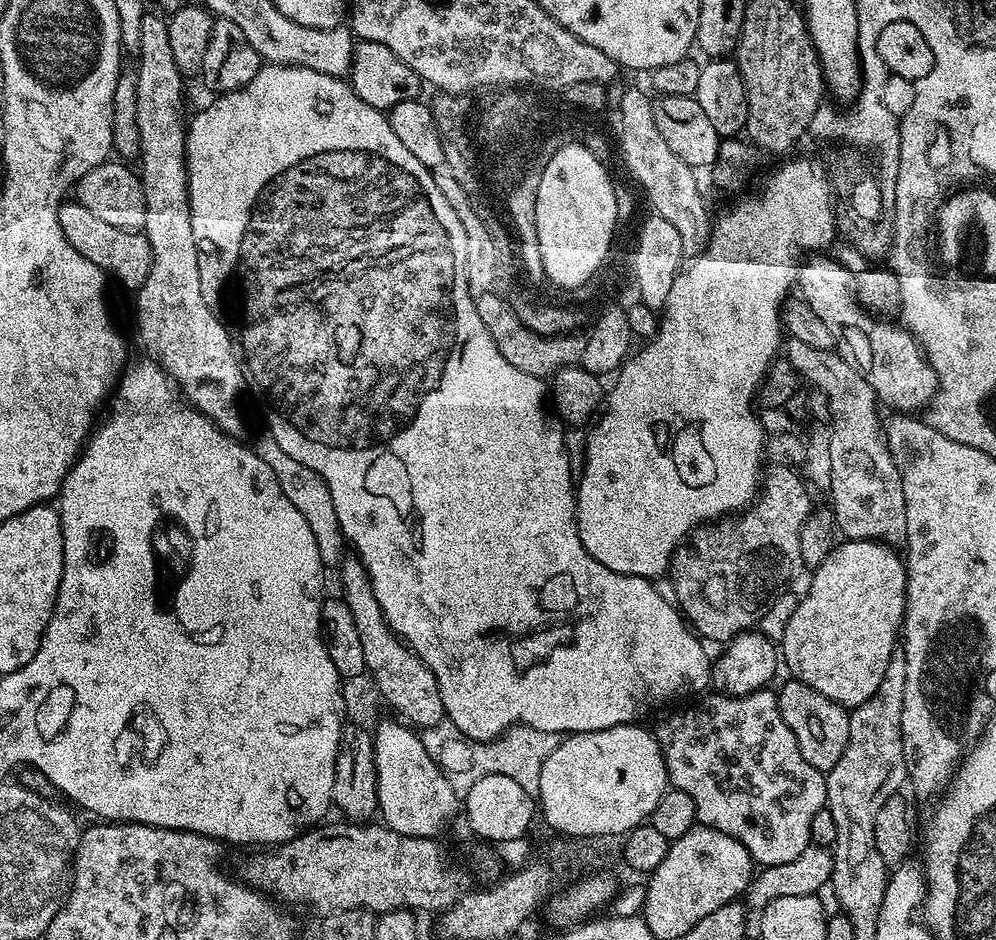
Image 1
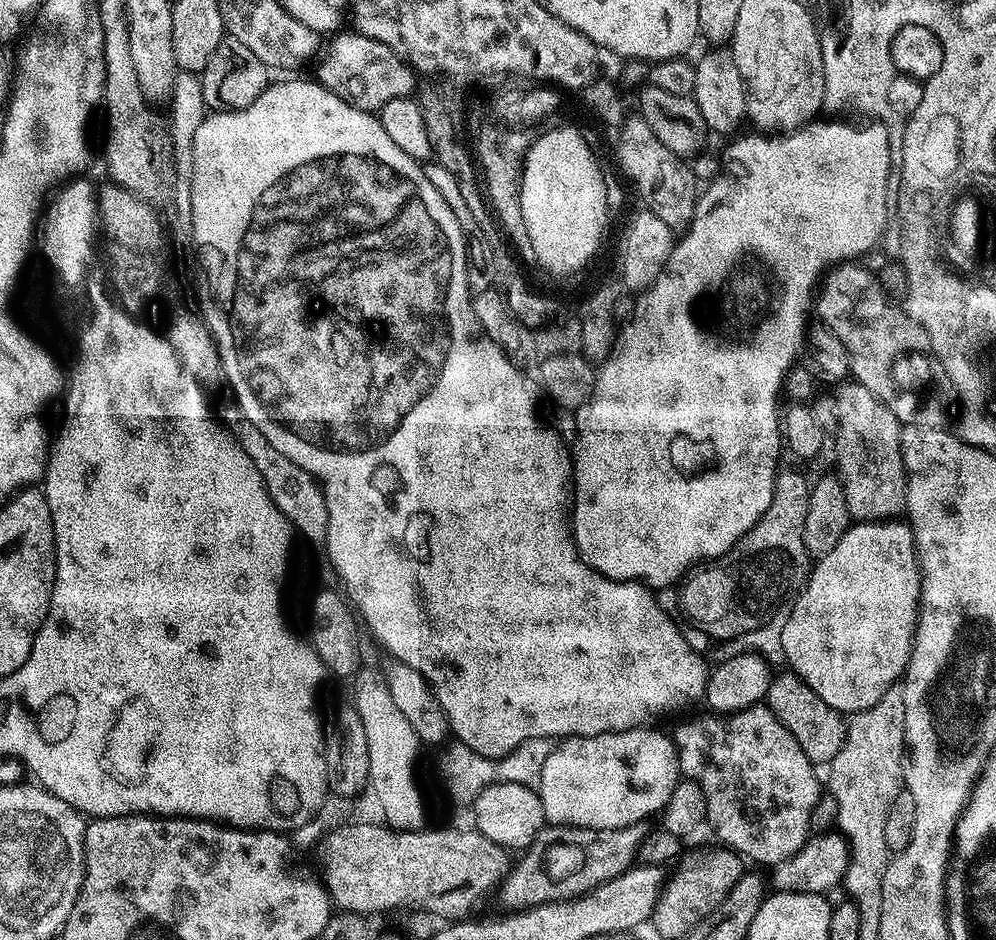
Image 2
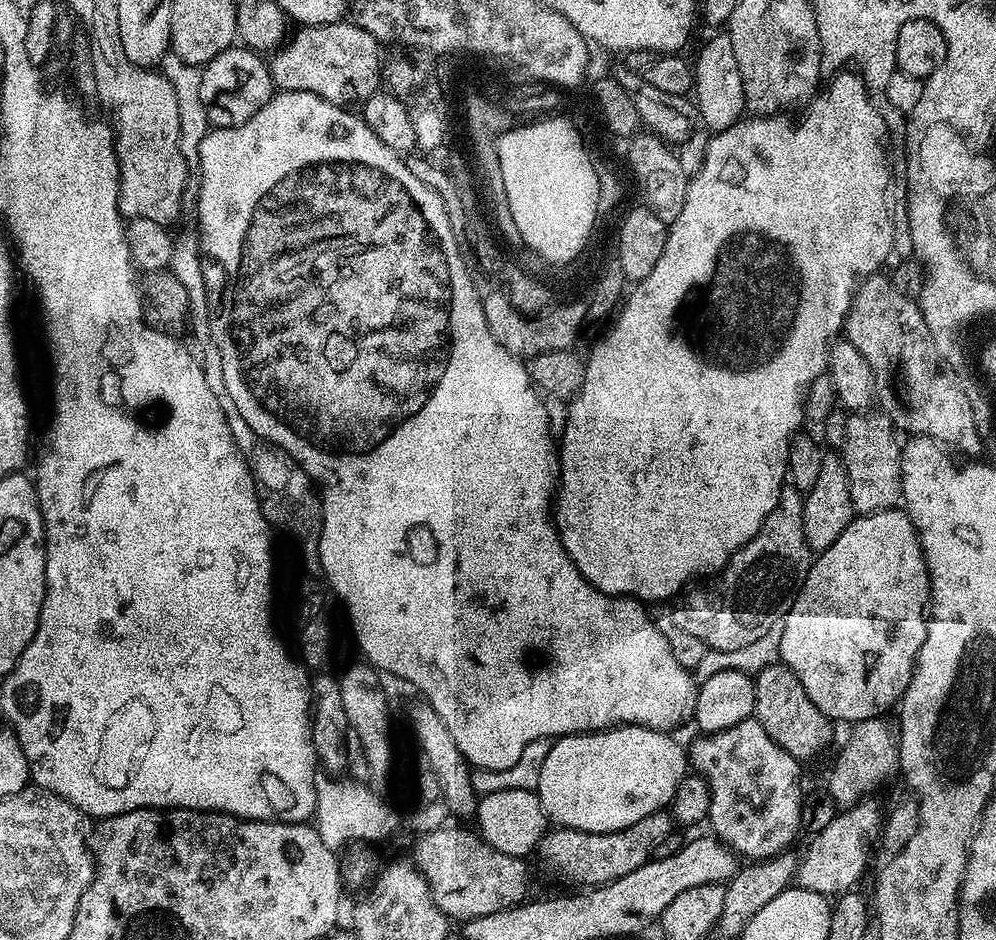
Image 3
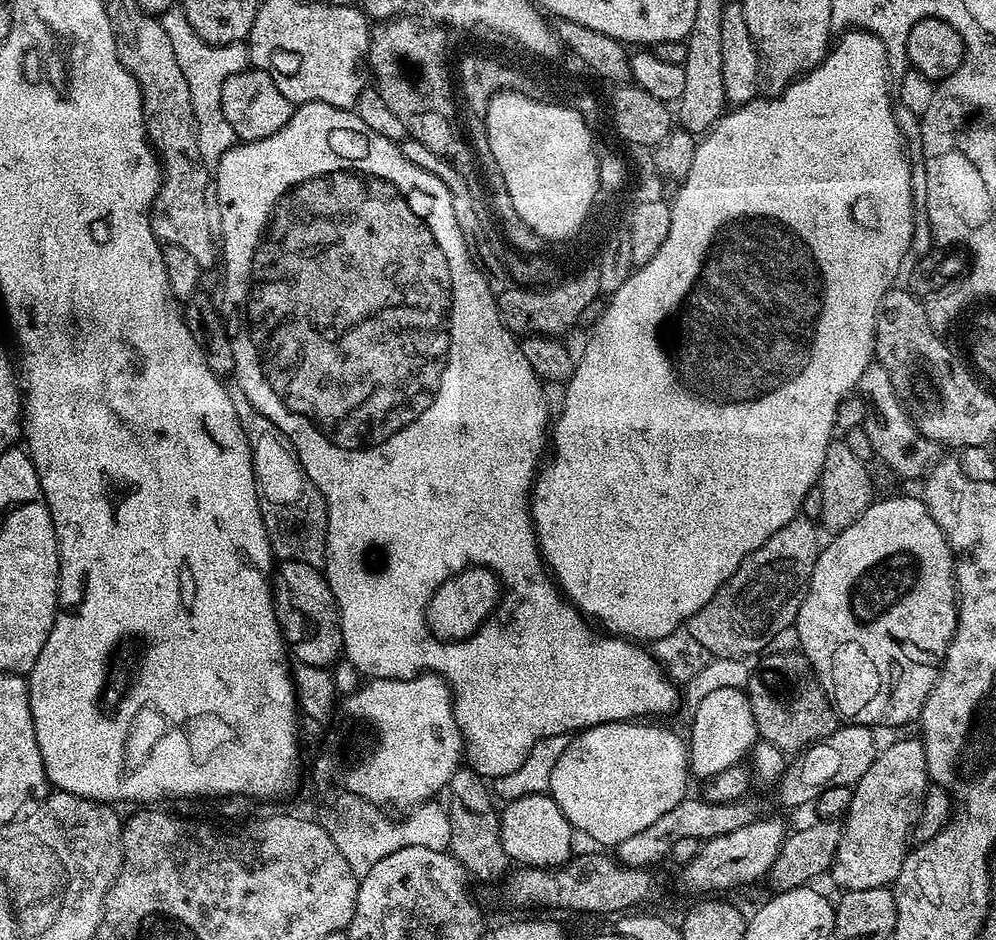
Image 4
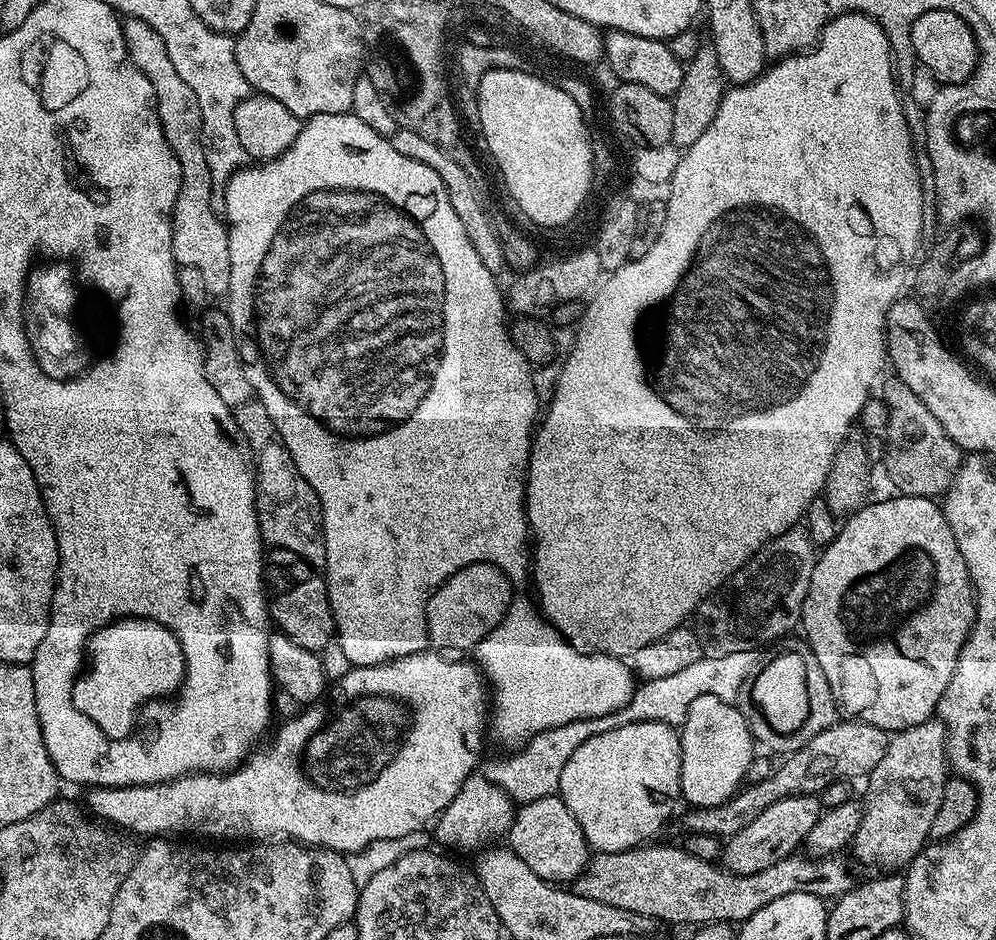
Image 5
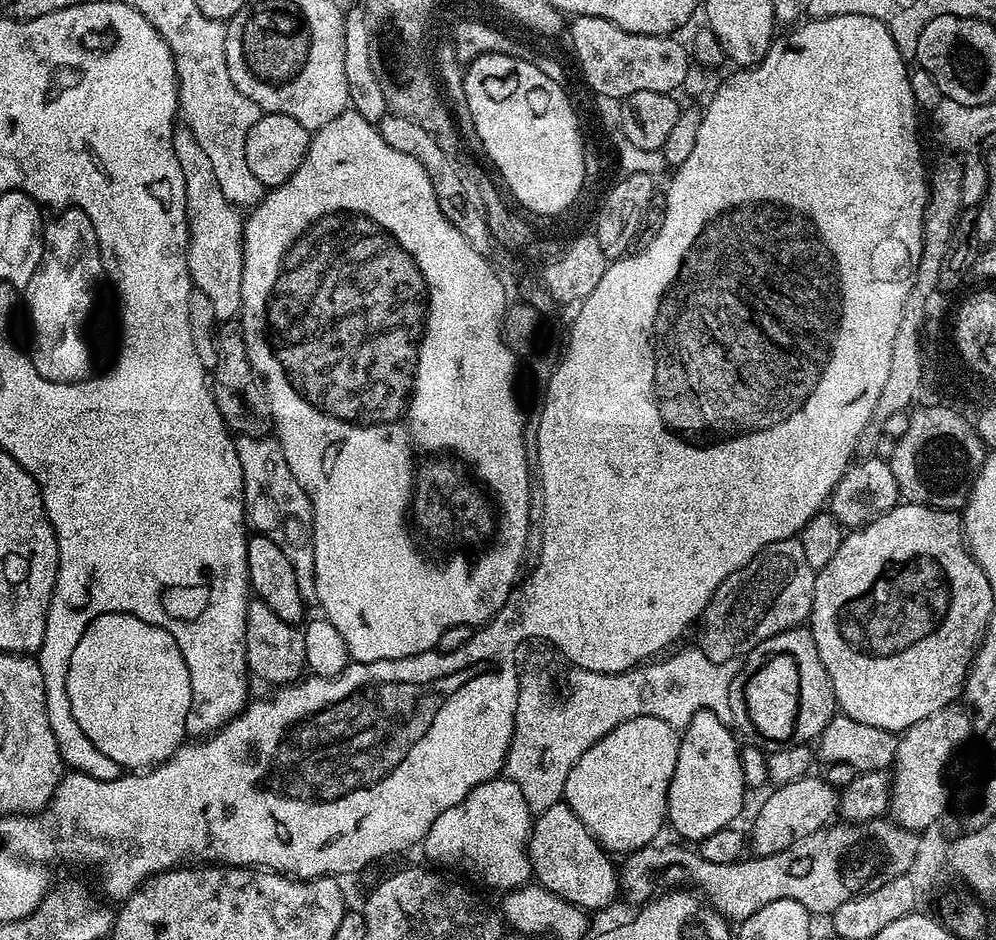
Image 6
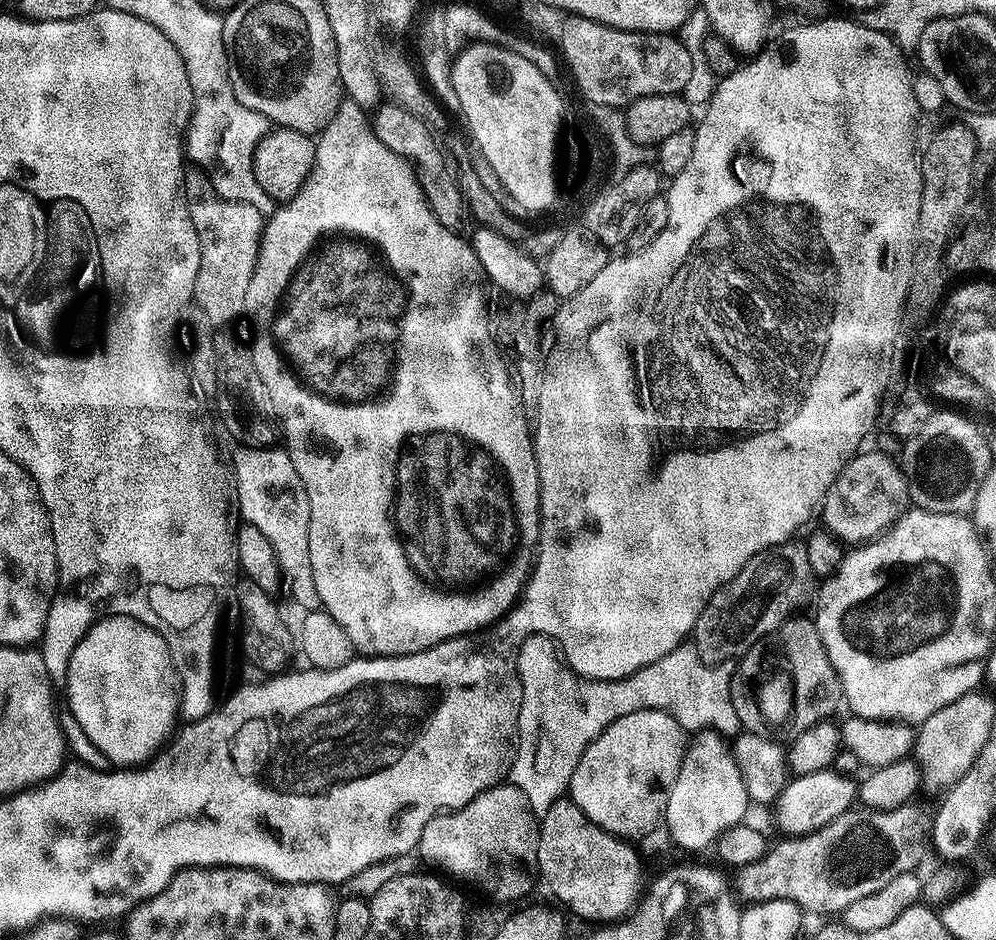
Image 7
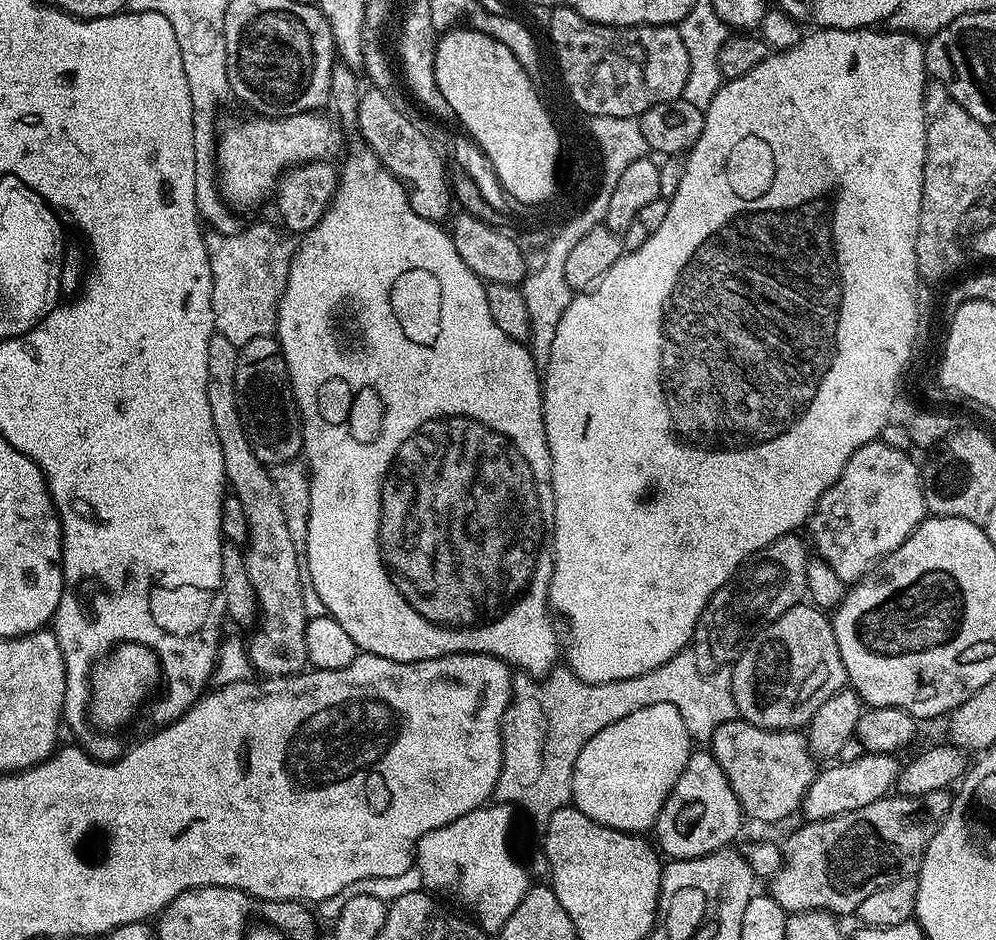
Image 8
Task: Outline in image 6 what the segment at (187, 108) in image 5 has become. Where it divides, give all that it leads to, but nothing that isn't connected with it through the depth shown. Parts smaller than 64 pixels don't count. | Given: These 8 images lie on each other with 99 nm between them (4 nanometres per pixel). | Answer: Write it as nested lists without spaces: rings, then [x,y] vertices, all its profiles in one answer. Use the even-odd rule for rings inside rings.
[[[187,126],[177,127],[173,131],[172,145],[174,158],[178,158],[178,166],[182,166],[182,178],[186,182],[188,273],[192,275],[195,291],[210,298],[217,321],[228,322],[239,313],[242,302],[245,217],[241,209],[231,204],[226,194],[222,194],[218,178],[214,178],[210,158],[206,158],[202,146],[198,146],[198,138],[194,138]]]

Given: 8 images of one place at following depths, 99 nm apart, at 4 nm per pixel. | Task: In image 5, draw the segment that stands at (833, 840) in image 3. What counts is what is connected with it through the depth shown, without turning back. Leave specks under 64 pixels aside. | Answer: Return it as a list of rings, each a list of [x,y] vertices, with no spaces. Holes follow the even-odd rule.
[[[939,719],[895,733],[882,754],[882,762],[868,773],[868,793],[862,799],[862,815],[850,852],[876,870],[900,870],[912,863],[912,857],[930,840],[930,822],[942,800],[950,776],[944,755],[944,731]]]

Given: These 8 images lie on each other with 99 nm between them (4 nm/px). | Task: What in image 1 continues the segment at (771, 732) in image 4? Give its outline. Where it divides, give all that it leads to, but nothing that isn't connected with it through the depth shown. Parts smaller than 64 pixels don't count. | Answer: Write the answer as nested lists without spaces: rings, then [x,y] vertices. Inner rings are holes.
[[[788,678],[788,681],[778,688],[776,701],[786,726],[790,726],[798,742],[798,750],[802,750],[802,758],[819,772],[829,772],[834,762],[842,758],[842,750],[846,750],[846,742],[850,738],[849,709],[826,698],[826,694],[818,694],[814,686],[806,686],[806,682],[795,678]]]

